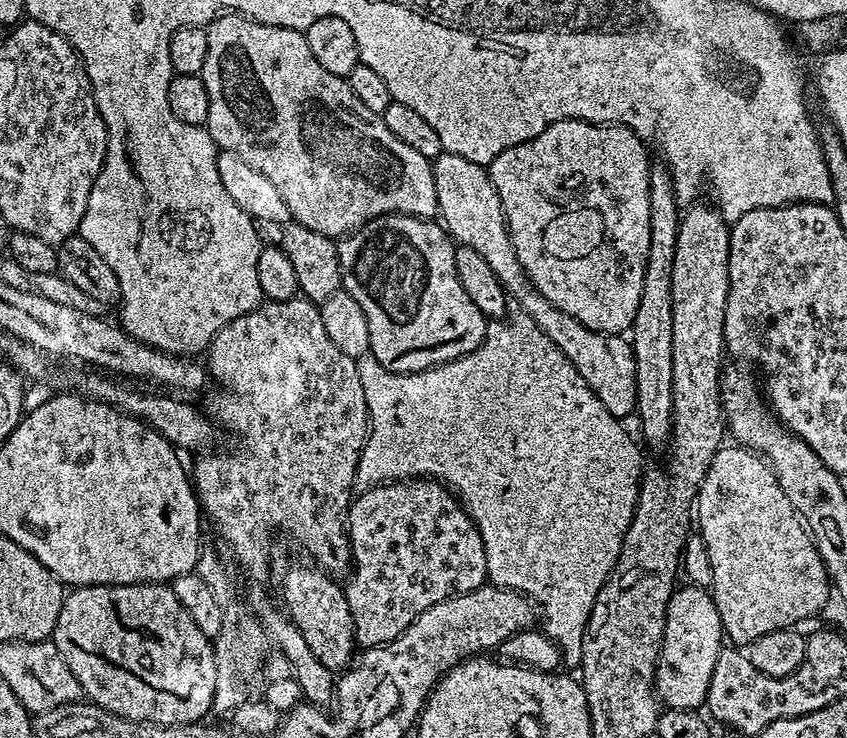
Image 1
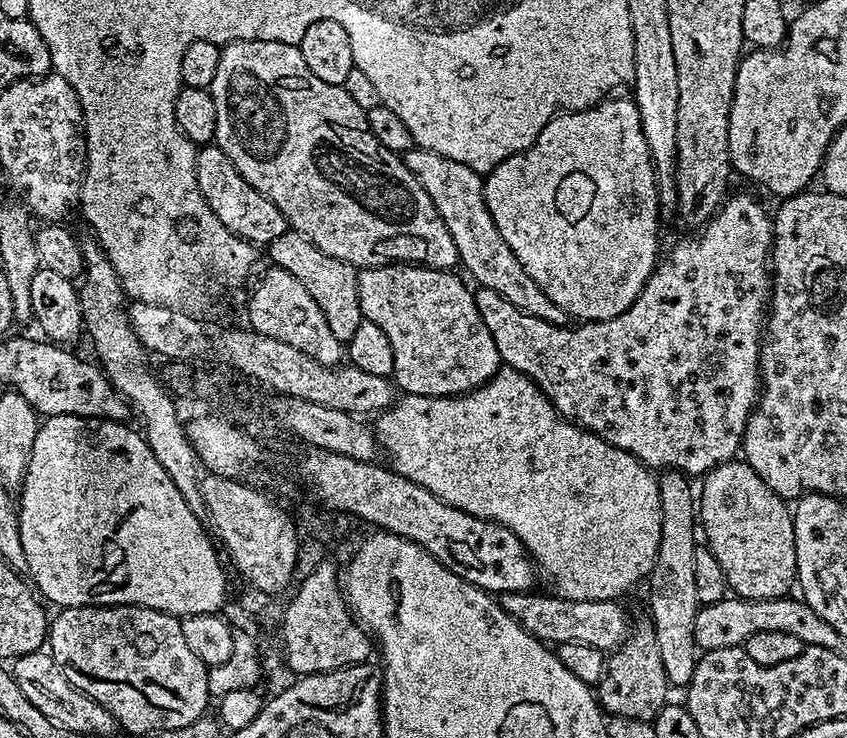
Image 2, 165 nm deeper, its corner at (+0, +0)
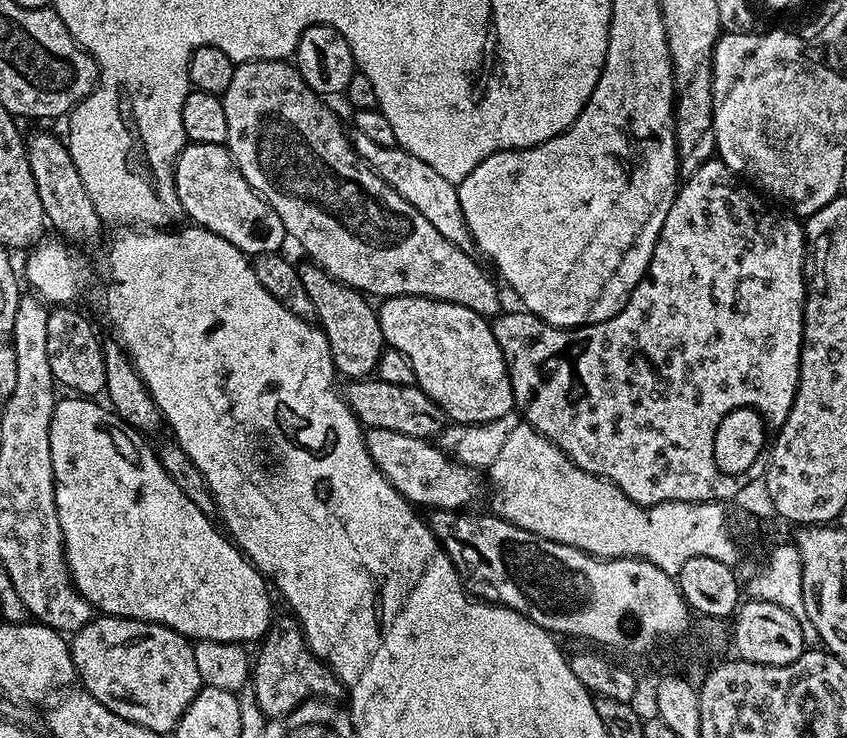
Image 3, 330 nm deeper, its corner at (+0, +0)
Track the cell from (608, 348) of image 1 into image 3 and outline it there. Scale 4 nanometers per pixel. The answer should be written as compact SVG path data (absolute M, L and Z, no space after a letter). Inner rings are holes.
M353 131L350 139L352 147L368 163L368 167L374 169L390 187L398 190L398 194L402 194L402 198L406 198L406 202L410 202L410 206L414 206L414 210L418 210L422 218L426 218L426 222L430 222L430 226L434 226L434 230L438 230L438 234L446 238L446 242L458 246L464 252L473 251L470 226L466 226L466 218L462 214L462 202L458 202L457 185L442 178L442 174L438 174L434 166L426 166L422 158L414 158L414 154L404 151L399 146L395 148L377 146L375 142L370 142L370 138L366 138L366 134L358 131Z

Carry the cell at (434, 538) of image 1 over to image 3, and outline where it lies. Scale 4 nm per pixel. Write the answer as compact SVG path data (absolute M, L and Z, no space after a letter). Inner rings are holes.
M277 619L269 628L252 666L250 688L256 691L256 704L268 718L290 714L305 700L327 698L336 702L345 695L344 685L332 675L331 668L308 649L300 625L295 619L287 619Z

